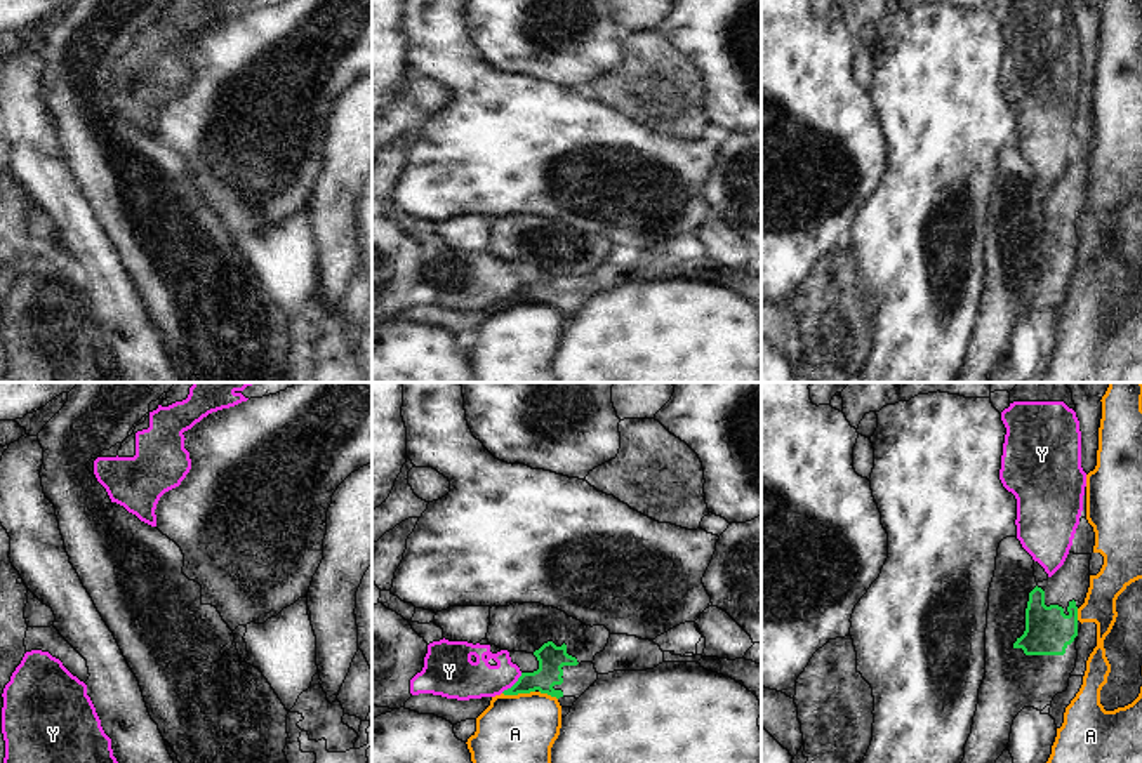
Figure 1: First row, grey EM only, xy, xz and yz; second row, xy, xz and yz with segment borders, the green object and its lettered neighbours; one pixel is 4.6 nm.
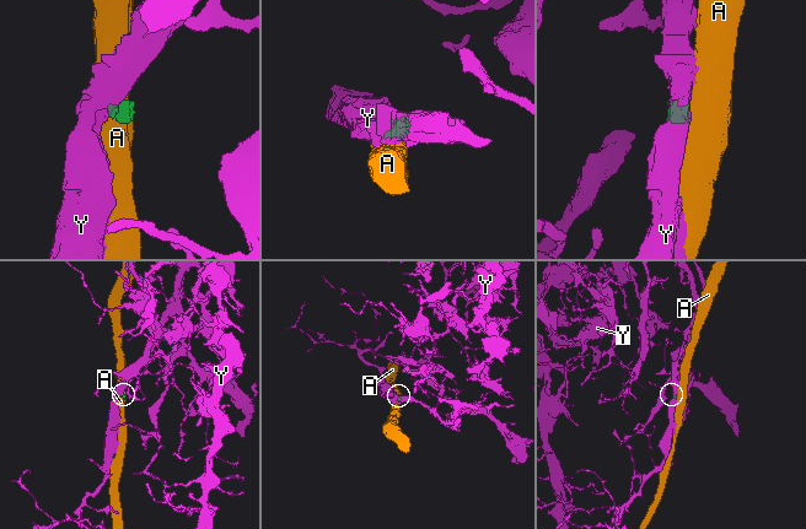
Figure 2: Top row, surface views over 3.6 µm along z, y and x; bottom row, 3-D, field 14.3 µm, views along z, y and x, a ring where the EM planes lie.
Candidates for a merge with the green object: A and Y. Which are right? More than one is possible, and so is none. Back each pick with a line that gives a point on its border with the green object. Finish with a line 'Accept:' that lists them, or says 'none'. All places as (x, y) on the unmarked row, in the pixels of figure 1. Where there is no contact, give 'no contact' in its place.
Accept: none

